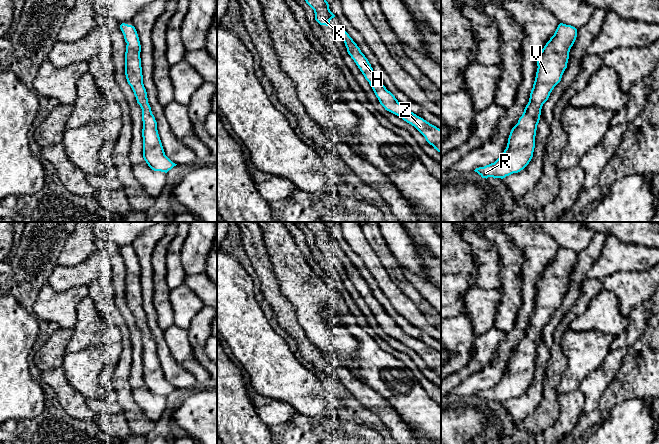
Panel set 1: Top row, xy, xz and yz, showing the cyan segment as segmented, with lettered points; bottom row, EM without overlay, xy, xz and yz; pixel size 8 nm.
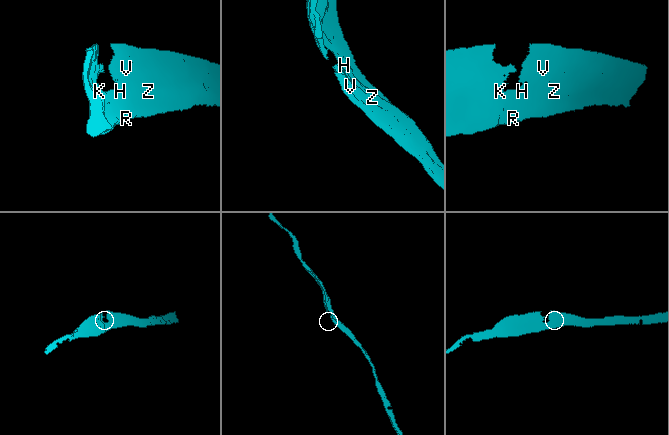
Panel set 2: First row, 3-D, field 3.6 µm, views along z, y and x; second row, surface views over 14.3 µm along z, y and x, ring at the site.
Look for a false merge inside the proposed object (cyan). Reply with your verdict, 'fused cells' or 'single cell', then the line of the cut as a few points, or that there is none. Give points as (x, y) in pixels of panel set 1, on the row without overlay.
single cell; cut none

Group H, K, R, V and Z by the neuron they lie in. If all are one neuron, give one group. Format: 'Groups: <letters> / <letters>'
Groups: H K R V Z

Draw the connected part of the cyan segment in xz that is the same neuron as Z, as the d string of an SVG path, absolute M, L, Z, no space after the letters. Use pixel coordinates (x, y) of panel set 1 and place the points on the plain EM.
M303 222L306 227L314 234L315 244L320 249L326 249L336 254L345 267L348 278L354 284L365 303L369 306L380 328L385 334L399 340L407 347L414 350L426 363L426 365L441 377L441 353L430 348L423 342L417 340L411 335L406 334L395 322L395 320L386 313L383 307L377 302L368 283L361 276L360 272L345 255L342 249L332 251L330 244L335 239L330 235L329 228L325 222Z

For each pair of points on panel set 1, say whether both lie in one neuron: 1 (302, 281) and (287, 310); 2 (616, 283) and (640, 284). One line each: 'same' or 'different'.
1: different
2: same

